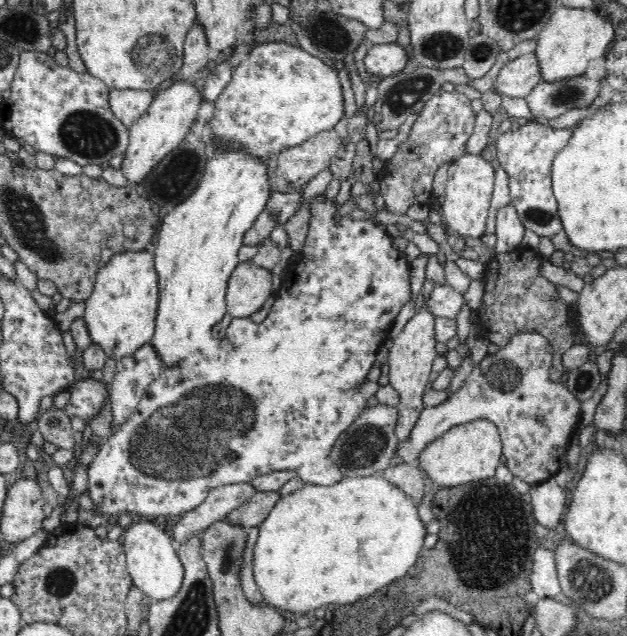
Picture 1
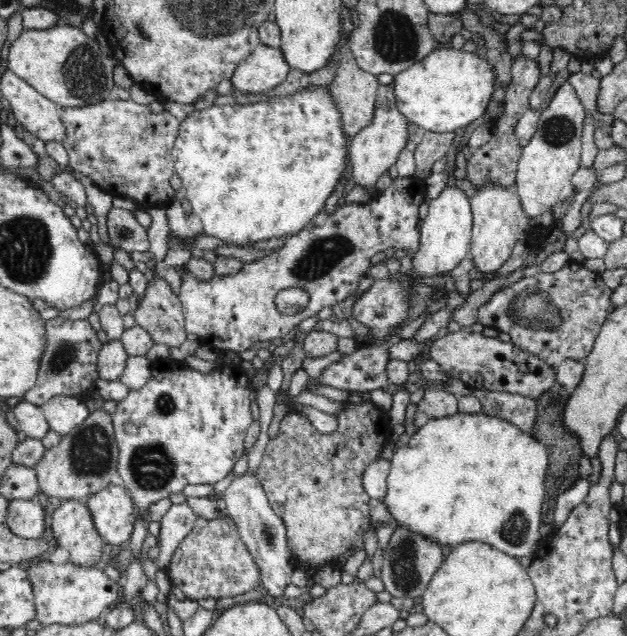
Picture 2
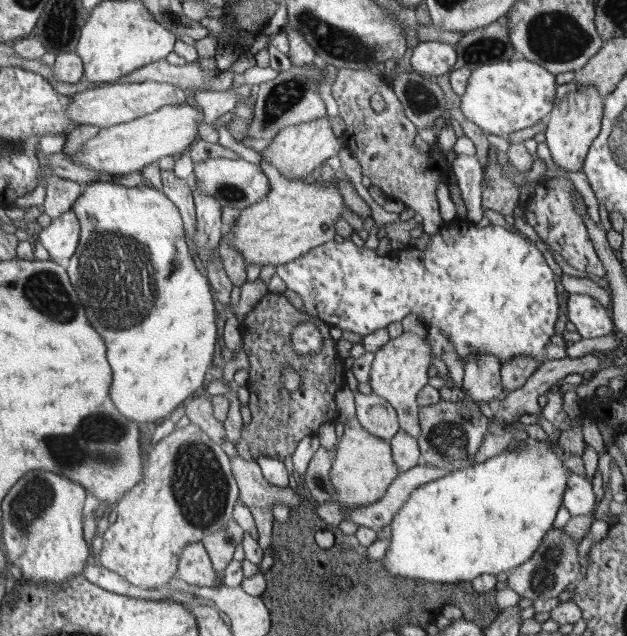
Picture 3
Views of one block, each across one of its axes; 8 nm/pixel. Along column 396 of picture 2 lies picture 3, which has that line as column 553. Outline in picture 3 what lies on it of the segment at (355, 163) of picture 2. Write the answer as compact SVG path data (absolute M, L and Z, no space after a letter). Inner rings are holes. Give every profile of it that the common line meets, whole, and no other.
M572 82L558 85L557 96L556 107L549 115L545 131L546 143L554 162L560 165L563 170L580 172L585 166L585 159L591 145L601 134L603 114L605 114L604 96L594 85L579 85Z

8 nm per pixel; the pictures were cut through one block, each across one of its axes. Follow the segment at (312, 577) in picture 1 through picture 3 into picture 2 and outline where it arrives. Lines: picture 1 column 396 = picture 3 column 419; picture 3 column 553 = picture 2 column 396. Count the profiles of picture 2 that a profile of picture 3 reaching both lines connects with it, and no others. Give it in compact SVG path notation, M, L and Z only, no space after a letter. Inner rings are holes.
M458 412L446 418L434 419L428 421L422 428L417 429L414 435L411 436L409 442L398 447L392 458L390 458L390 472L388 477L388 486L384 493L384 504L386 510L390 512L390 516L402 526L411 530L414 534L426 537L427 539L437 542L443 548L452 548L454 545L477 541L480 543L489 544L497 550L505 552L513 557L528 556L530 558L535 554L536 547L542 542L543 536L540 535L540 526L544 522L542 520L542 511L545 497L547 496L546 472L548 462L547 447L540 444L531 433L522 432L506 420L500 420L495 416L486 414L464 414Z

